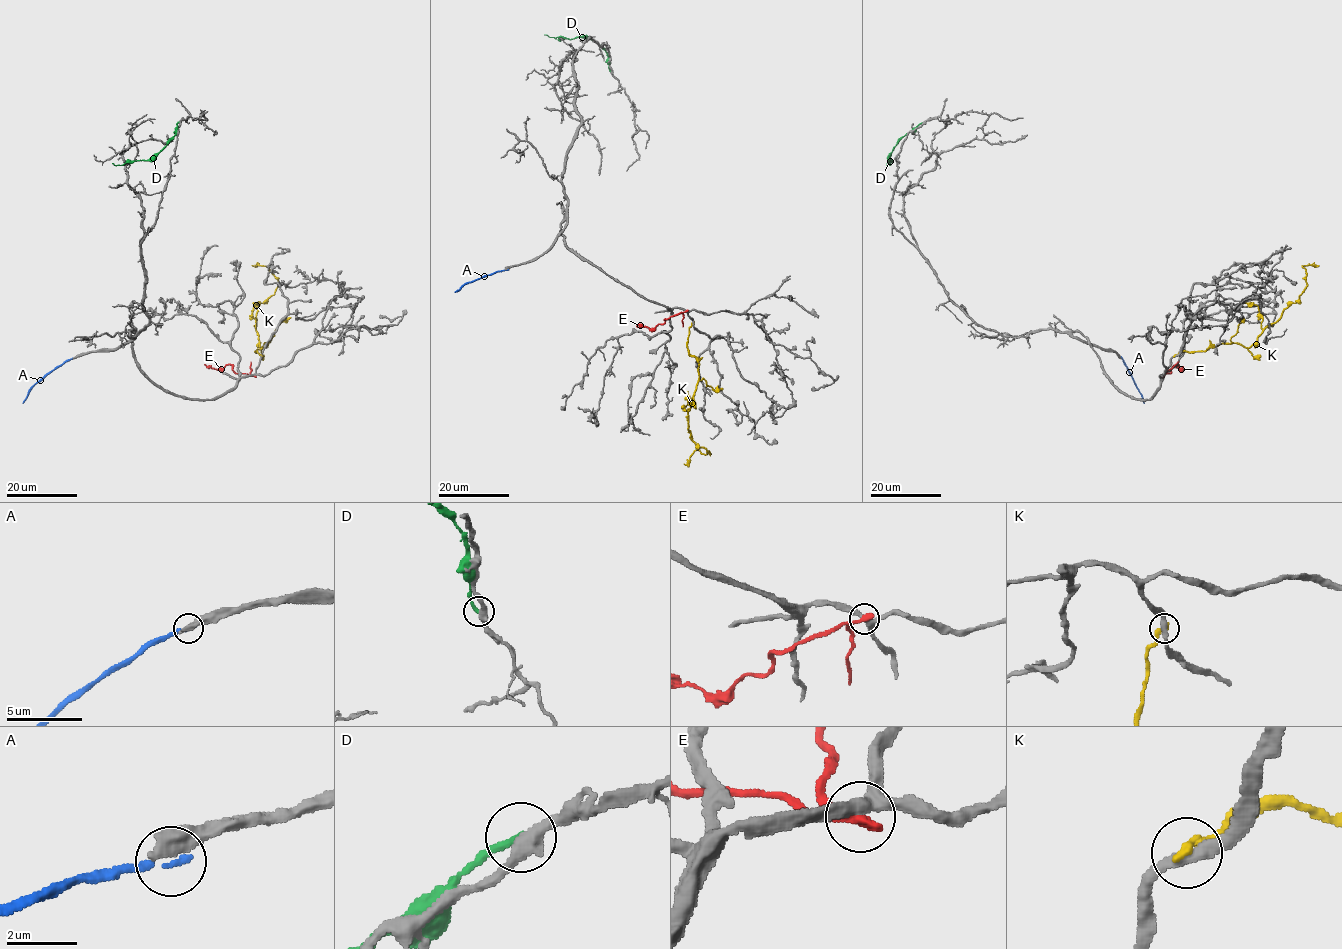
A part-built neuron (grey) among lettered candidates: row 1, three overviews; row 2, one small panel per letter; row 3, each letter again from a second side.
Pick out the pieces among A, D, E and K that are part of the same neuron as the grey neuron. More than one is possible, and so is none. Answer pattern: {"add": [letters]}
{"add": []}

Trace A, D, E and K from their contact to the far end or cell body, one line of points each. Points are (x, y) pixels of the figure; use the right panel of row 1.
A: (1121, 357), (1144, 403)
D: (923, 122), (905, 134), (890, 153), (889, 165), (887, 163)
E: (1163, 376), (1170, 373), (1176, 364), (1180, 370), (1178, 364)
K: (1174, 355), (1222, 343), (1249, 347), (1298, 299), (1306, 285), (1302, 266), (1315, 265)

